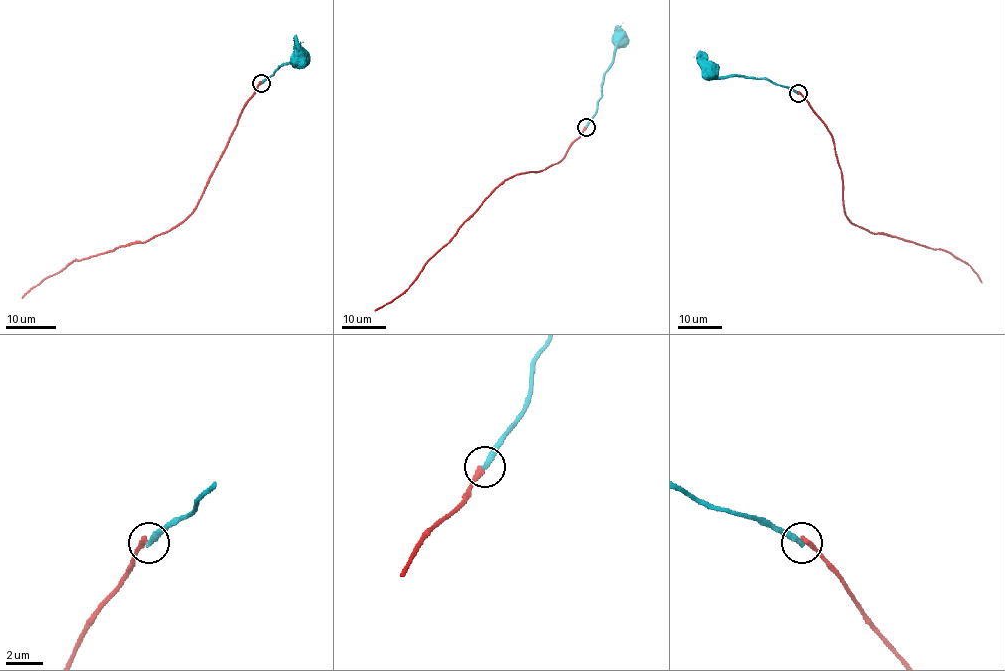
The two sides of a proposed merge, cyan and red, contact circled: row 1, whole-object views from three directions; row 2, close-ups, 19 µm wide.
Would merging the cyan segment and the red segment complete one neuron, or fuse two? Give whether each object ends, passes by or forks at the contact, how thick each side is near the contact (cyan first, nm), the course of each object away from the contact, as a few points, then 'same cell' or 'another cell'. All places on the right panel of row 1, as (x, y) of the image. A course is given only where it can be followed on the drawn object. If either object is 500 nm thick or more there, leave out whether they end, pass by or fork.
cyan ends there; red ends there; 320 nm thick on the cyan side, 320 nm on the other; cyan runs (797, 93), (768, 80), (718, 77), (711, 69); red runs (799, 93), (831, 136), (842, 177), (846, 216), (872, 232), (948, 251), (965, 262), (982, 283); another cell

